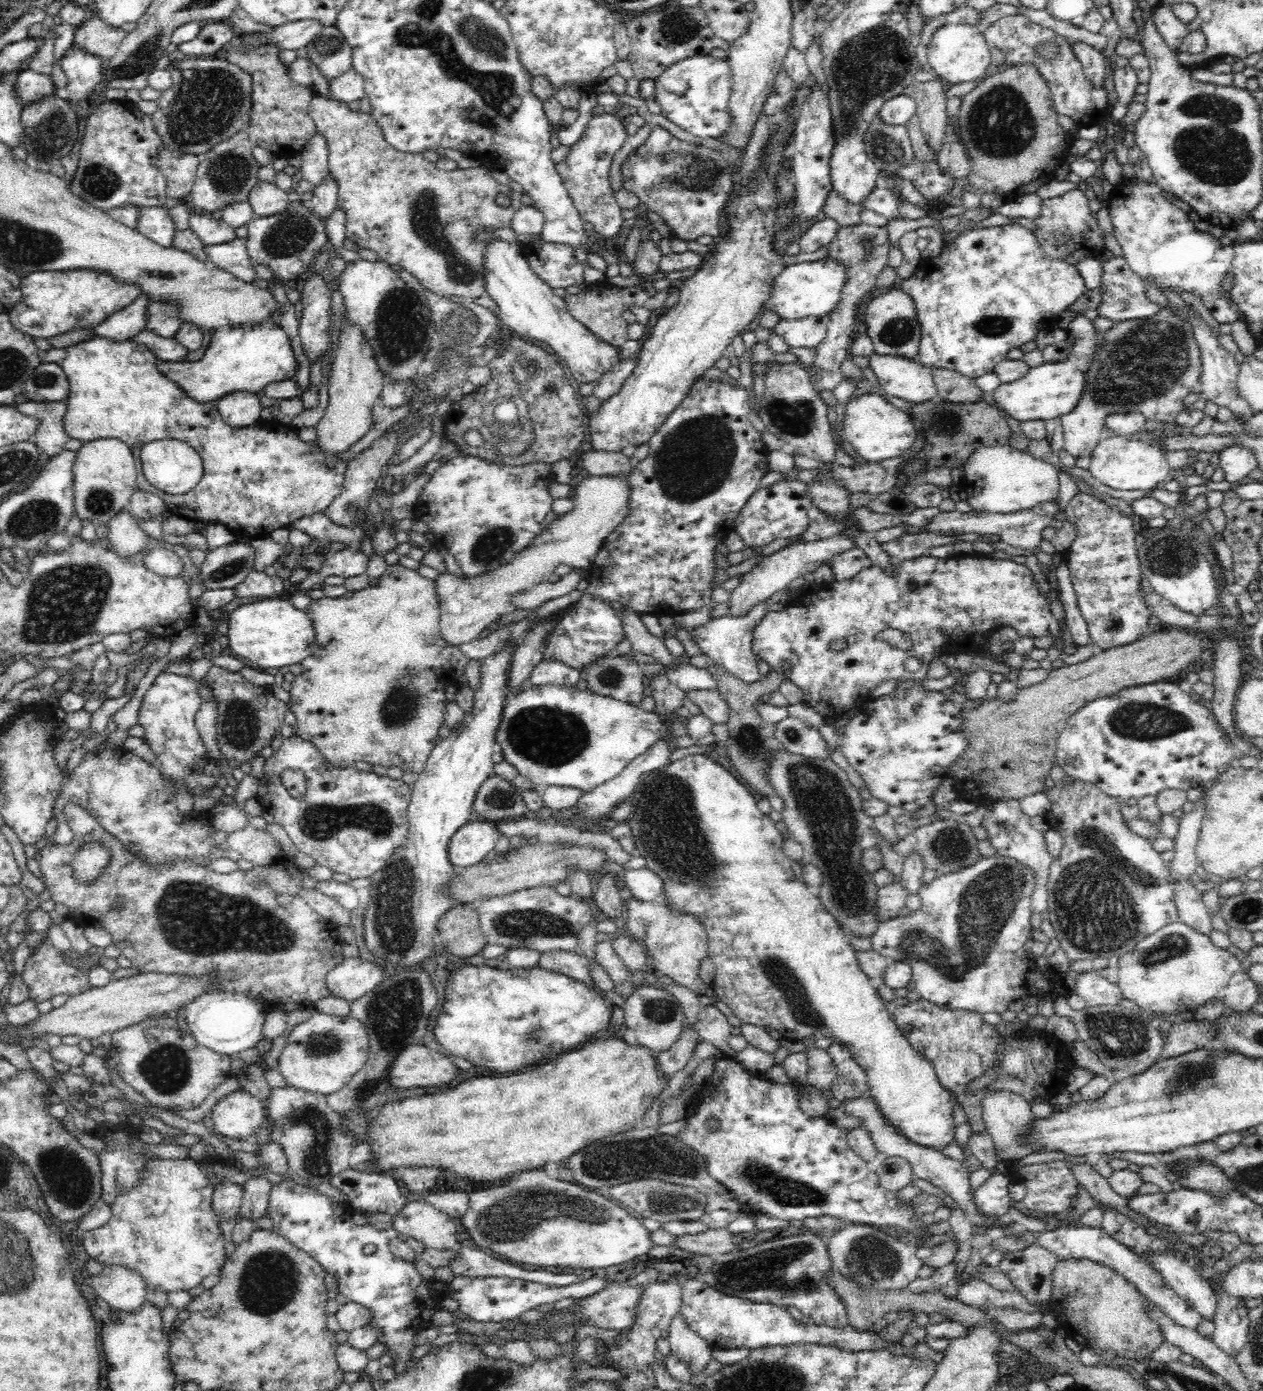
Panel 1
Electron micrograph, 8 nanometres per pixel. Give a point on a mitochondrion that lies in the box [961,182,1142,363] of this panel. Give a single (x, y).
(995, 325)

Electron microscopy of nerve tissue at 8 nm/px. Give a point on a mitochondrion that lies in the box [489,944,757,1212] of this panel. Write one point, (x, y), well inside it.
(625, 1157)

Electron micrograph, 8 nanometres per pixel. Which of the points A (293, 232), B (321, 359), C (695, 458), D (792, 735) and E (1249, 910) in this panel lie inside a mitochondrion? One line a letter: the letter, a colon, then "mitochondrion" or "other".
A: mitochondrion
B: other
C: mitochondrion
D: mitochondrion
E: mitochondrion

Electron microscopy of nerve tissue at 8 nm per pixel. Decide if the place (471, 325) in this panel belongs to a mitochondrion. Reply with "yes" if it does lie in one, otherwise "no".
yes

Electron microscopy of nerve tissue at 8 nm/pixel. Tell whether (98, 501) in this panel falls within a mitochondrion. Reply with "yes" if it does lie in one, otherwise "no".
yes

